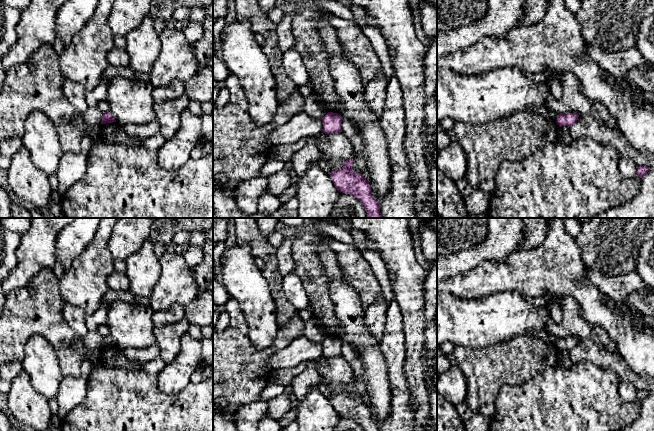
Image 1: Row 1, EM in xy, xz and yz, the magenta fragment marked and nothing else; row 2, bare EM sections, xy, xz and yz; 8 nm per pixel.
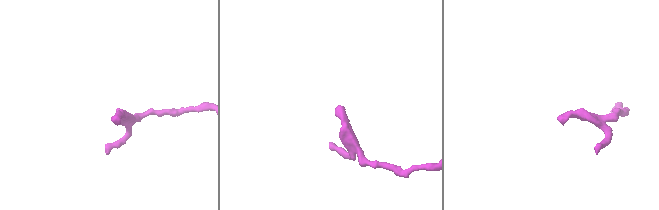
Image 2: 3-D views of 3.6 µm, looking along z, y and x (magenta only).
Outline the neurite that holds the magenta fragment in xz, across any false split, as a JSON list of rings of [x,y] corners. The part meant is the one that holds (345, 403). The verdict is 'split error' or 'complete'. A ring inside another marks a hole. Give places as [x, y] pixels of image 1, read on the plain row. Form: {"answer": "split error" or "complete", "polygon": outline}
{"answer": "complete", "polygon": [[[351,381],[344,386],[342,392],[330,396],[335,411],[339,416],[353,419],[364,431],[380,431],[372,419],[369,406],[360,397],[353,395],[353,386]]]}

